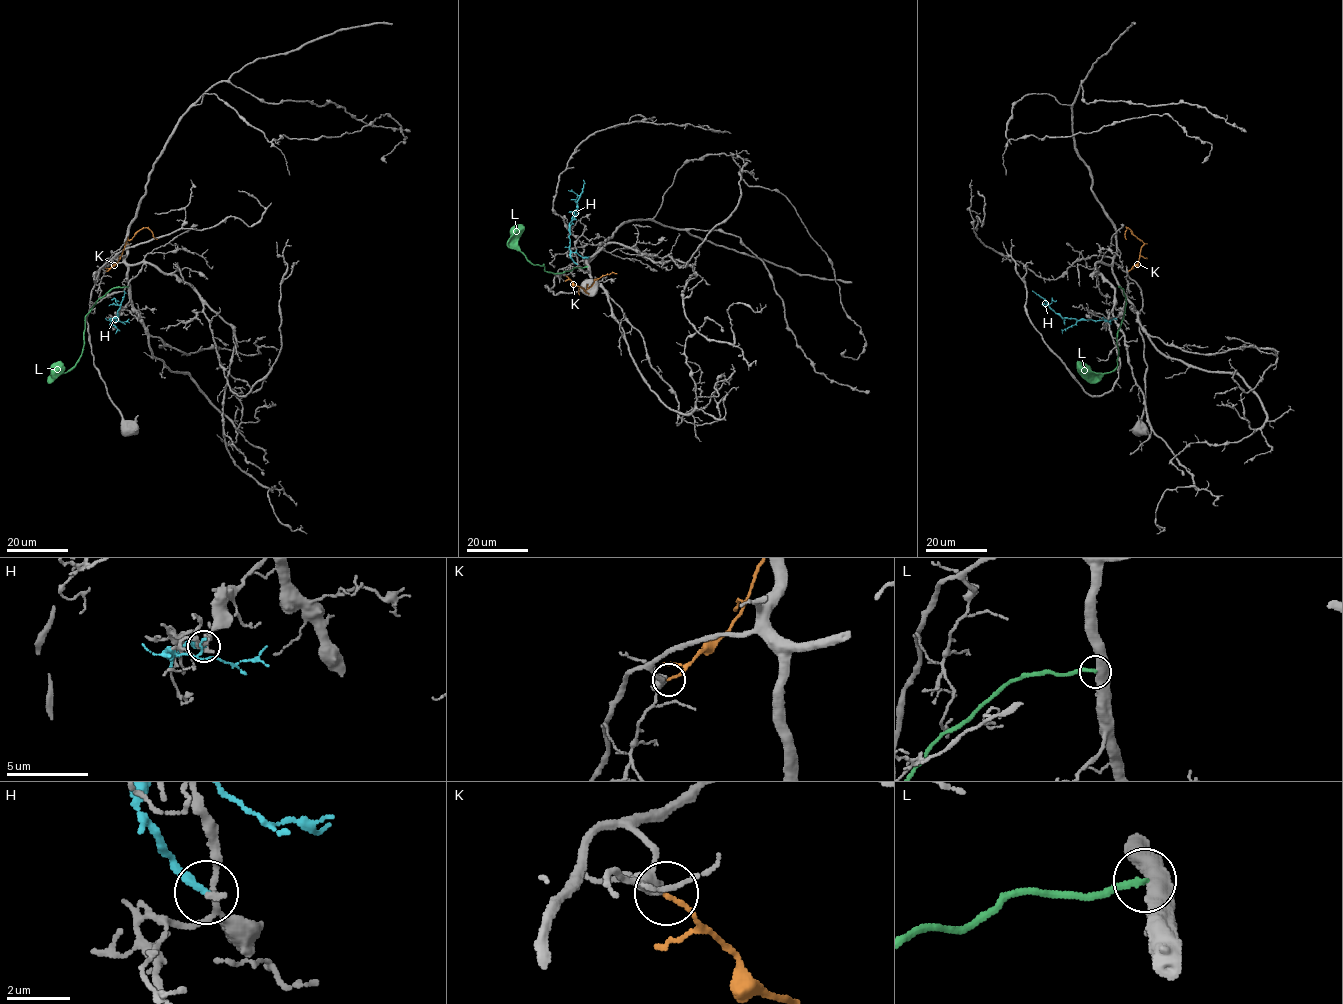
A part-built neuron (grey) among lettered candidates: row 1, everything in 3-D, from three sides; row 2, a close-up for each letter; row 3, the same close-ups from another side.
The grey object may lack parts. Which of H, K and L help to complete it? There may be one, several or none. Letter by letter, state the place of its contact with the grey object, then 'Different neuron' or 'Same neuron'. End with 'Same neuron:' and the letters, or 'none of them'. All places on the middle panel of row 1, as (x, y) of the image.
H: Touches grey at (576, 264). Different neuron
K: Touches grey at (566, 275). Same neuron
L: Touches grey at (587, 266). Different neuron
Same neuron: K

